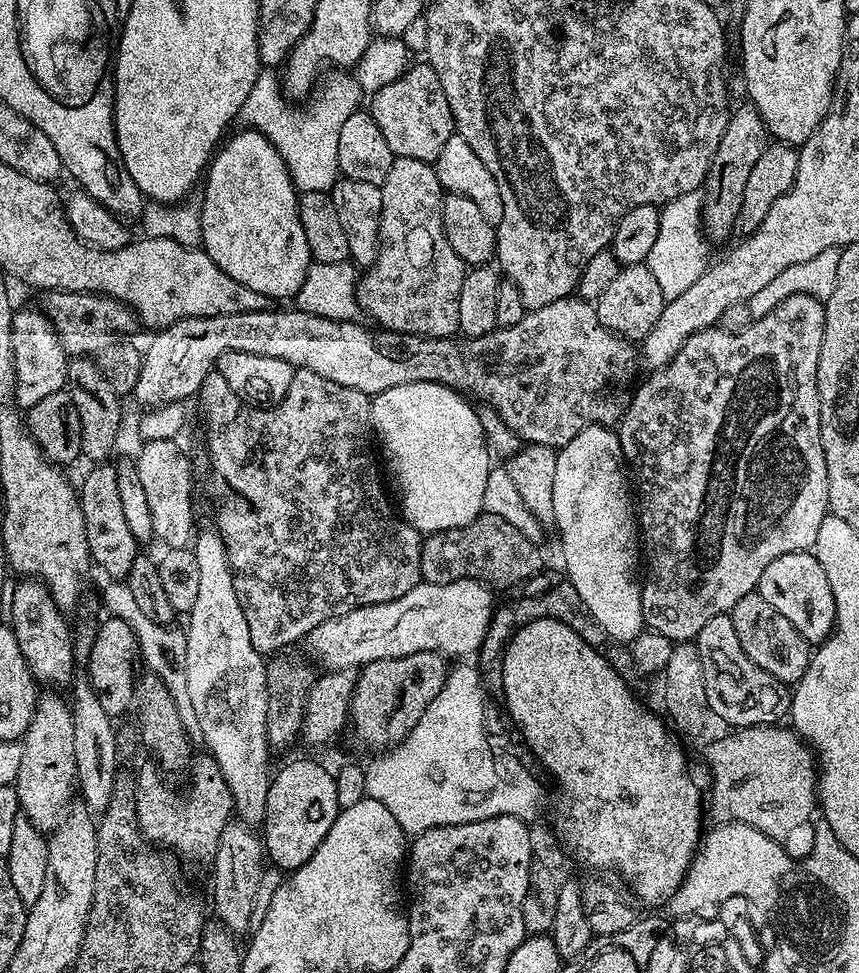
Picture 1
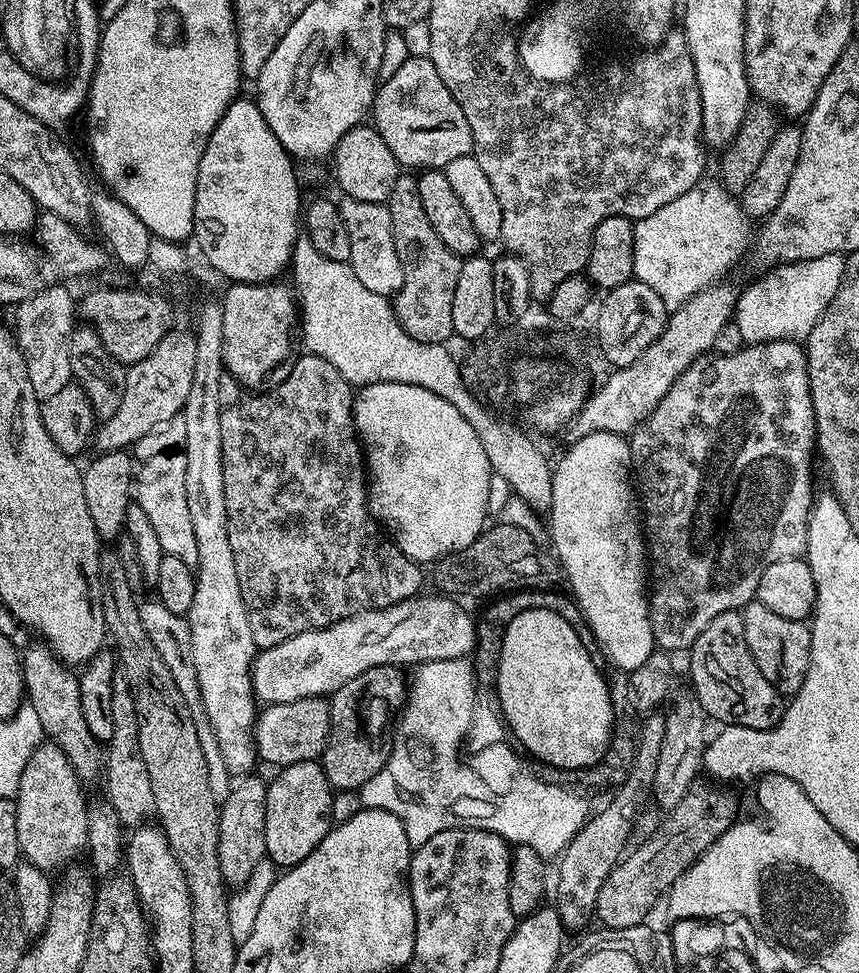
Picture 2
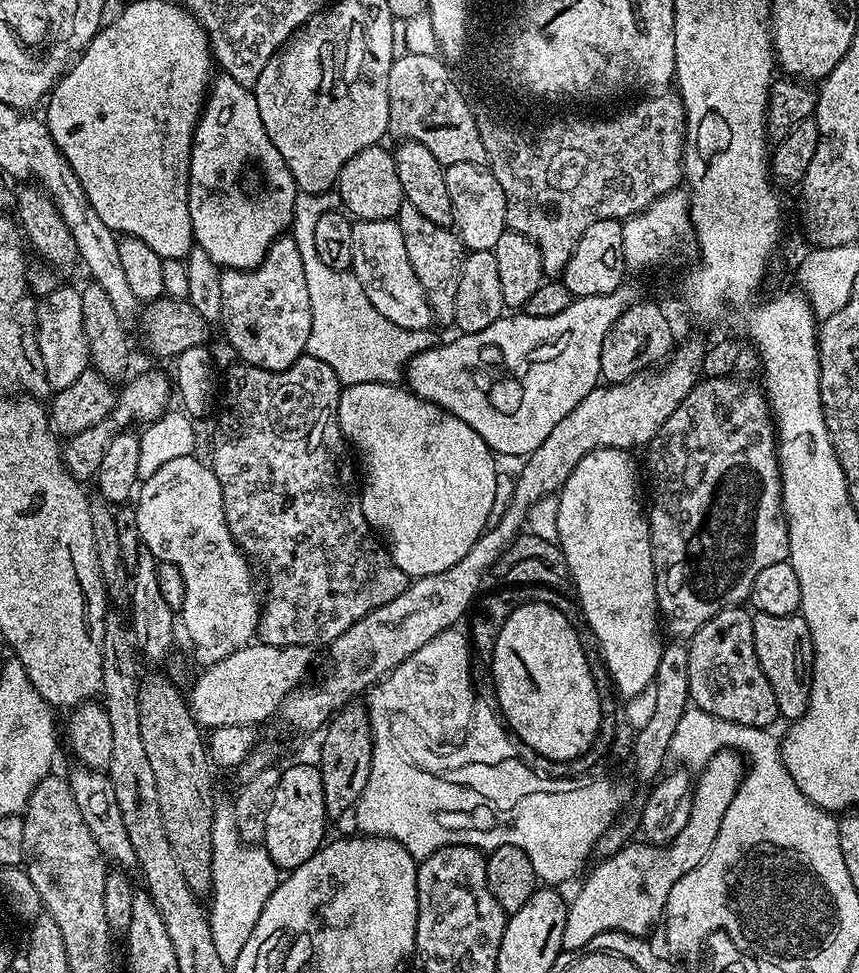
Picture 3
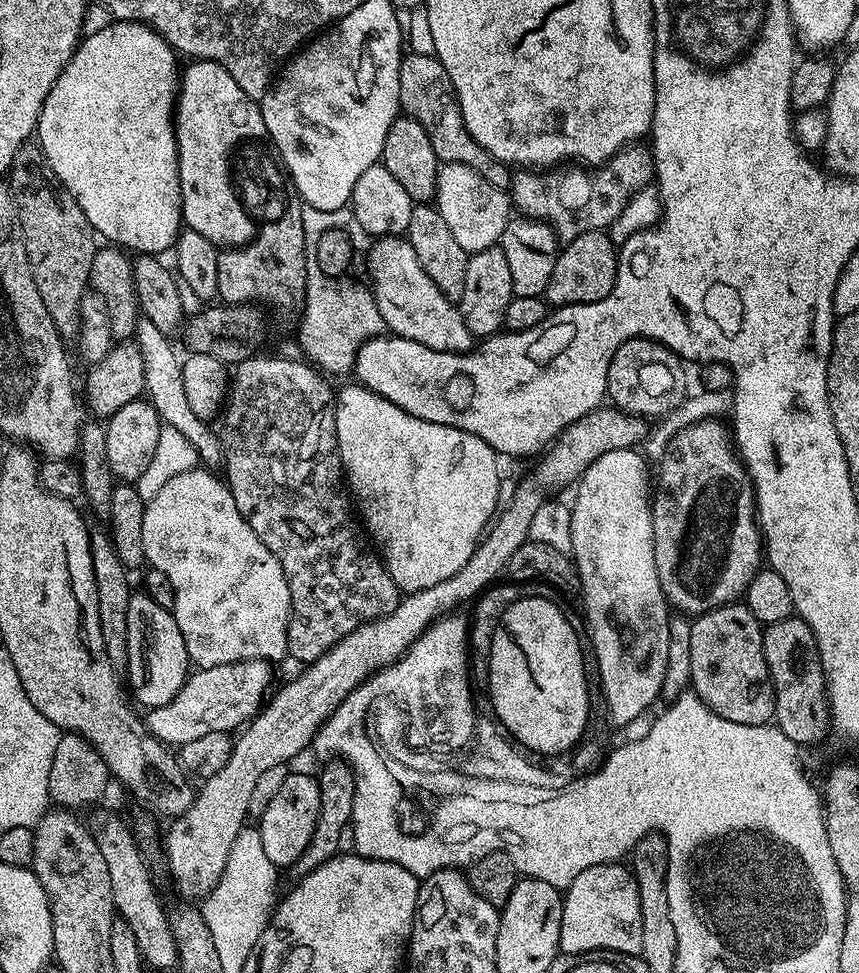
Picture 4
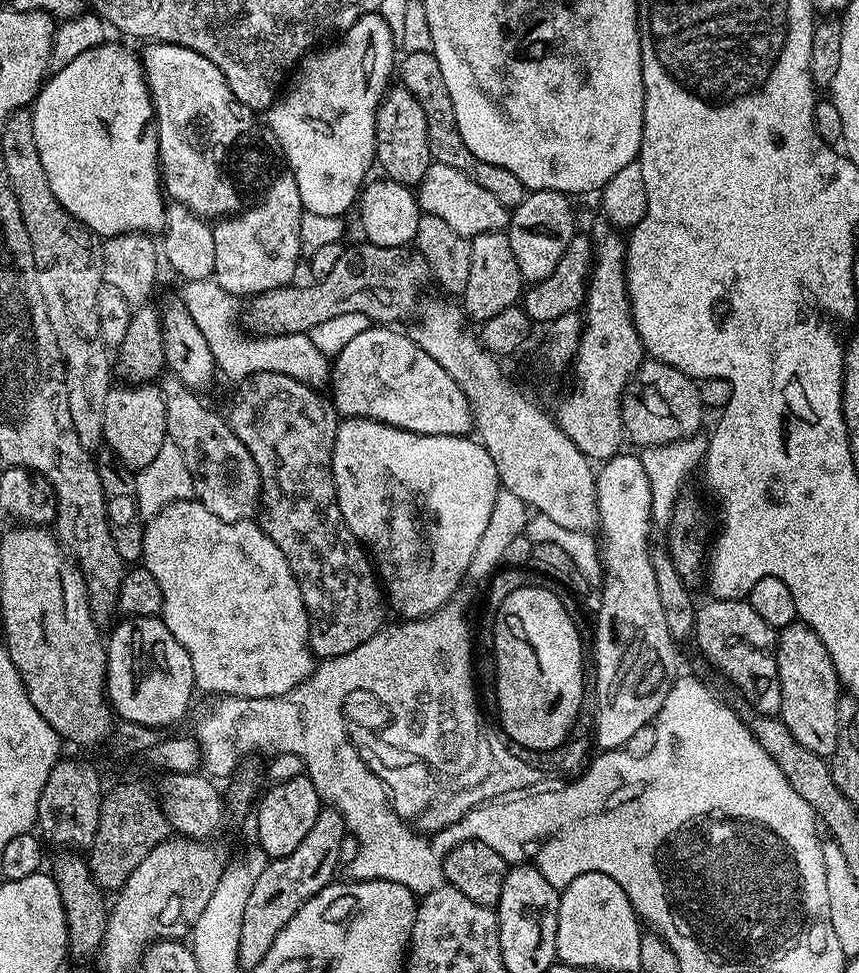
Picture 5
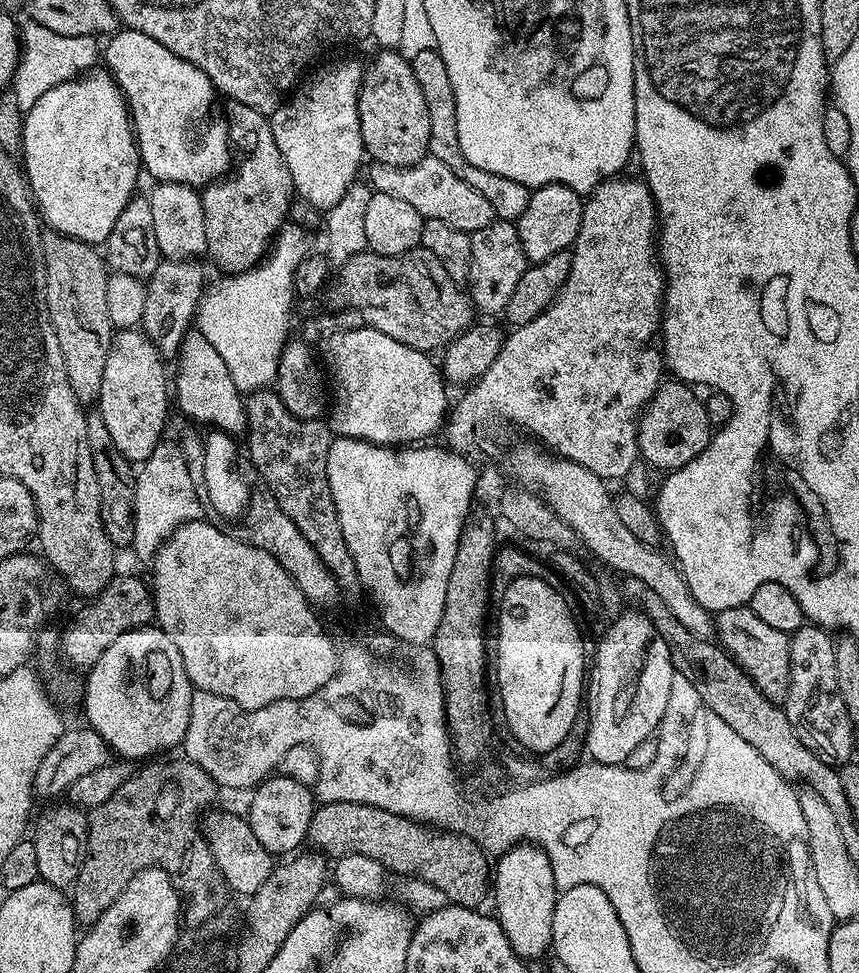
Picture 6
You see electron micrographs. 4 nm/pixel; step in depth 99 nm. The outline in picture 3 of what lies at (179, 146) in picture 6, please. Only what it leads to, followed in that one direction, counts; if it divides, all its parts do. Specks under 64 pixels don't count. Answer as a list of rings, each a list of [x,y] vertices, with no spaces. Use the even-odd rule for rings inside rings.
[[[217,75],[211,81],[200,119],[196,121],[190,154],[188,209],[195,247],[206,250],[206,254],[210,254],[210,258],[221,269],[257,268],[272,243],[289,231],[297,191],[296,179],[294,174],[290,174],[290,166],[286,166],[286,158],[278,154],[278,146],[270,142],[266,126],[262,126],[262,114],[258,114],[255,91],[234,82],[234,78]],[[260,172],[264,172],[264,188],[268,188],[268,192],[259,192],[258,185],[252,184]]]

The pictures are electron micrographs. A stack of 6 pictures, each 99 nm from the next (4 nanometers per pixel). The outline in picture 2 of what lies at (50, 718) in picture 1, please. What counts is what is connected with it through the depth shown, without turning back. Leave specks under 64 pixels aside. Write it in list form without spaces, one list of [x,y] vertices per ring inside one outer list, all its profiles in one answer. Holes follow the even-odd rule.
[[[41,742],[34,750],[14,797],[18,818],[20,855],[25,861],[49,874],[64,868],[88,846],[88,805],[82,782],[76,776],[70,758],[57,744]]]

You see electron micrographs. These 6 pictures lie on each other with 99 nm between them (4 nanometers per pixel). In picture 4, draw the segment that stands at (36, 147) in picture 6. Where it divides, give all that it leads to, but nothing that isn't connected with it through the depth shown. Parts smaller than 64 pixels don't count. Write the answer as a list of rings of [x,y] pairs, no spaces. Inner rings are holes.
[[[137,20],[115,21],[106,26],[104,30],[85,35],[77,44],[76,52],[62,70],[58,82],[54,82],[54,86],[42,106],[40,120],[36,124],[35,135],[38,137],[40,149],[44,151],[44,157],[50,170],[54,170],[54,174],[60,180],[60,185],[76,199],[78,206],[82,206],[82,214],[86,214],[92,231],[103,239],[105,236],[108,239],[105,241],[136,254],[161,254],[160,252],[166,251],[167,248],[169,251],[182,231],[178,150],[176,149],[176,125],[174,123],[176,97],[182,72],[179,67],[176,69],[176,60],[178,61],[176,49],[170,47],[151,26],[140,24]]]

